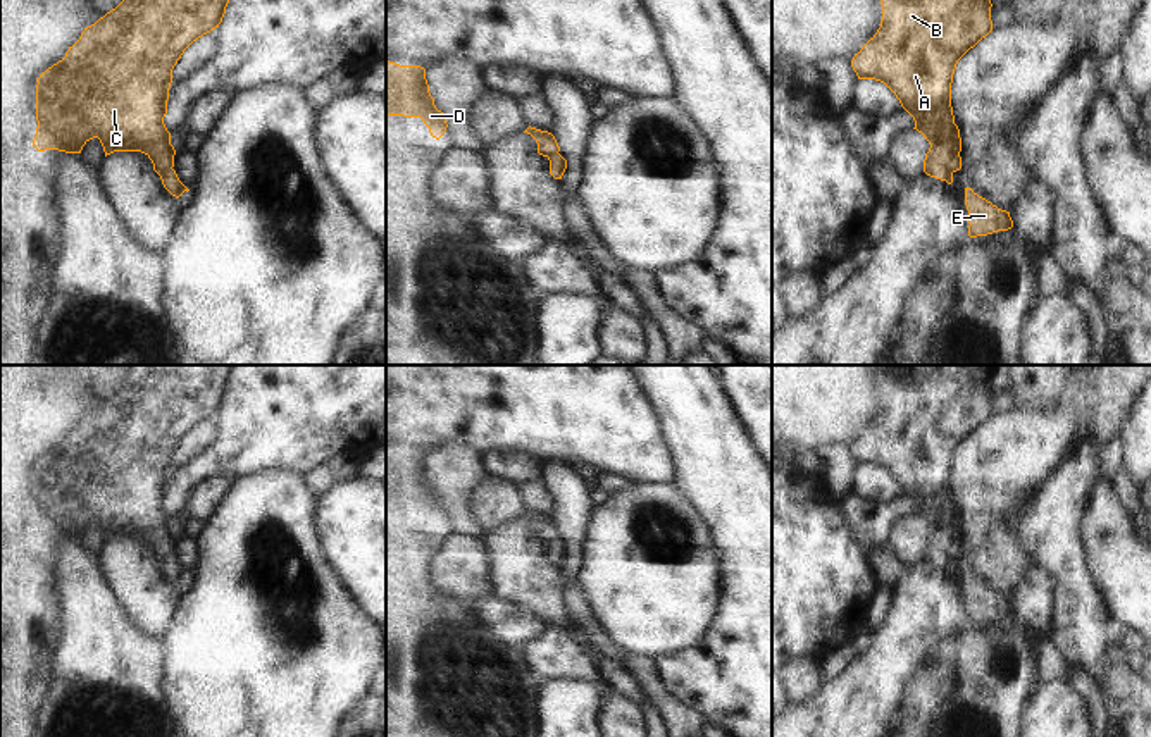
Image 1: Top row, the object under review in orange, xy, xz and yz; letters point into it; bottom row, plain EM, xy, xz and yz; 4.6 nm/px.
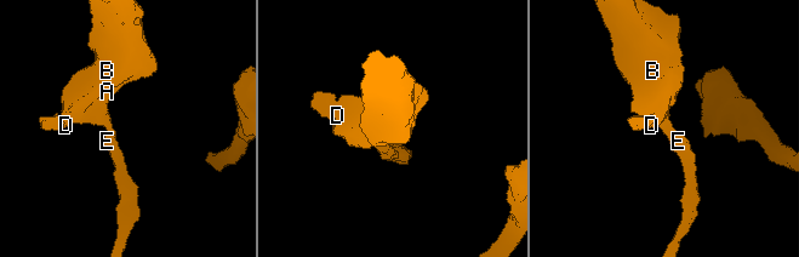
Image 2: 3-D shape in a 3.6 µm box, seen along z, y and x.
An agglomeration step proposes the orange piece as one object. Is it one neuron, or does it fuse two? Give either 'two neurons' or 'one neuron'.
one neuron

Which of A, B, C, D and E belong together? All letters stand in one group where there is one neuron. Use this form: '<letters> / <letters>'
A B C D E

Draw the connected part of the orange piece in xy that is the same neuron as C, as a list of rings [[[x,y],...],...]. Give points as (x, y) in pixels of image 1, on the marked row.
[[[122,0],[95,24],[84,28],[79,40],[65,52],[65,57],[36,79],[38,127],[33,146],[38,152],[81,153],[90,139],[98,138],[105,157],[114,152],[145,153],[172,196],[179,198],[184,191],[190,191],[172,169],[176,150],[164,124],[172,69],[193,41],[219,28],[227,3],[229,0]]]

